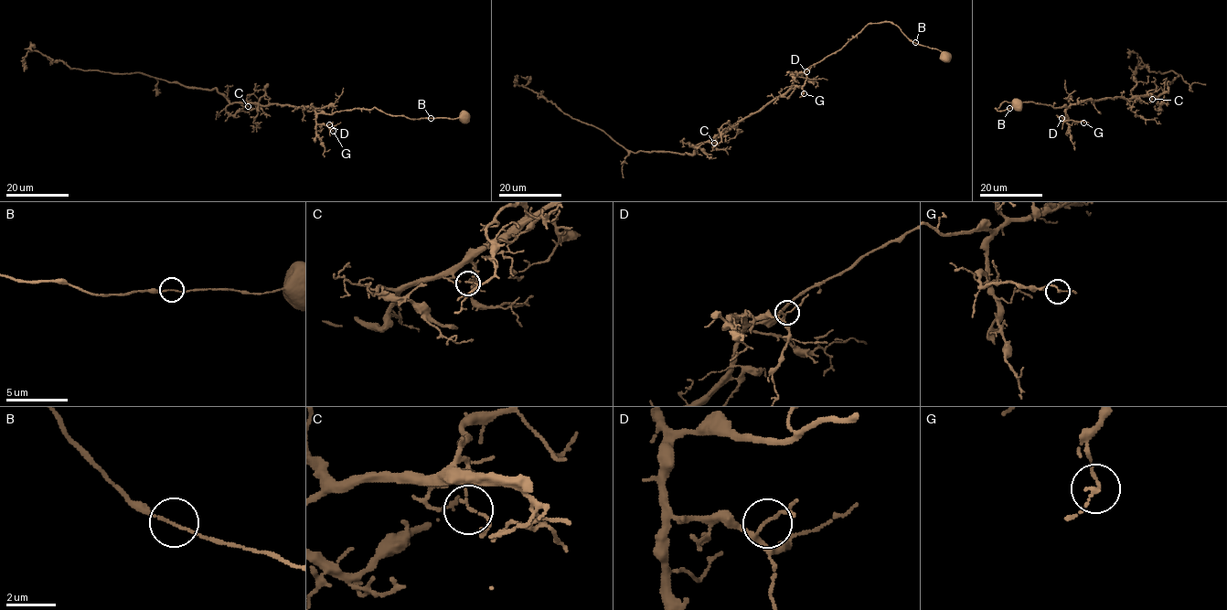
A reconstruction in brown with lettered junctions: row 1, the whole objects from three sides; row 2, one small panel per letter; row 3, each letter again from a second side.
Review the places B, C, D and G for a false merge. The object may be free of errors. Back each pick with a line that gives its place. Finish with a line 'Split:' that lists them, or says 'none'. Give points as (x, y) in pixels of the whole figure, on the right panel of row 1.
Split: none

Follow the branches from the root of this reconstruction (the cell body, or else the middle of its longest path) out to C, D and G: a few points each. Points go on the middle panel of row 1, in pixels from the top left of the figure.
C: (727, 131), (718, 133), (714, 143)
D: (727, 131), (782, 96), (791, 85), (794, 72), (806, 71)
G: (727, 131), (782, 96), (791, 85), (794, 72), (804, 72), (806, 76), (804, 93)

